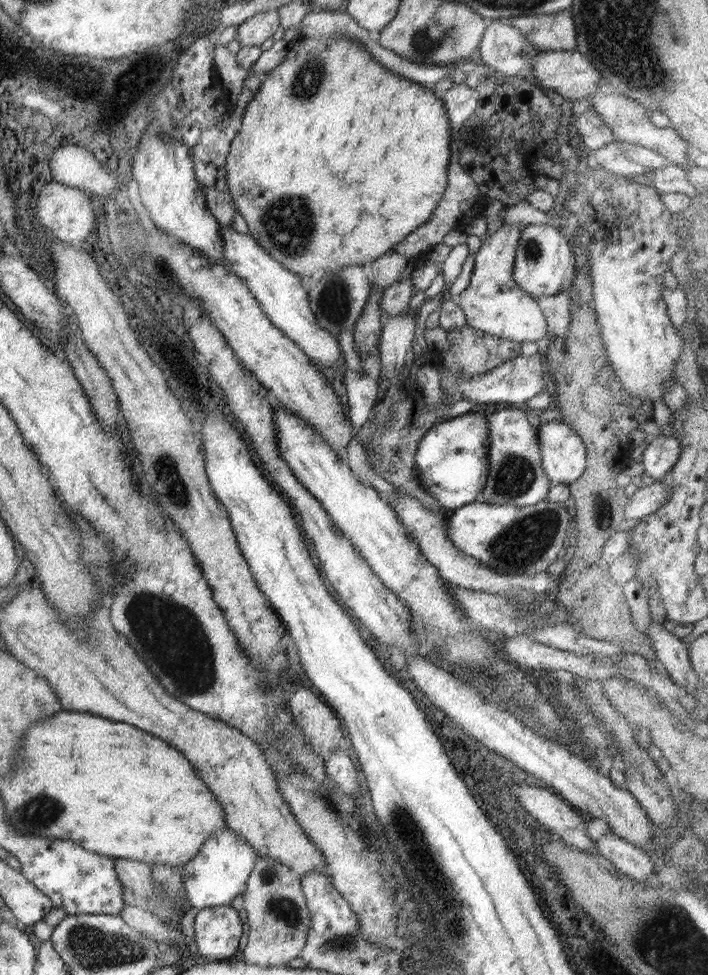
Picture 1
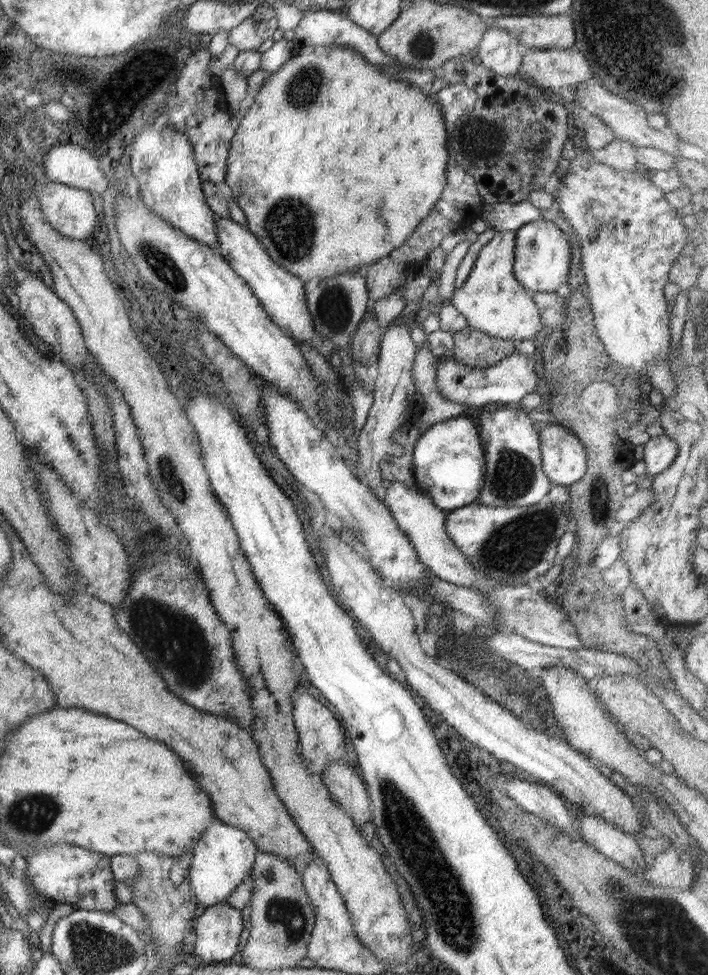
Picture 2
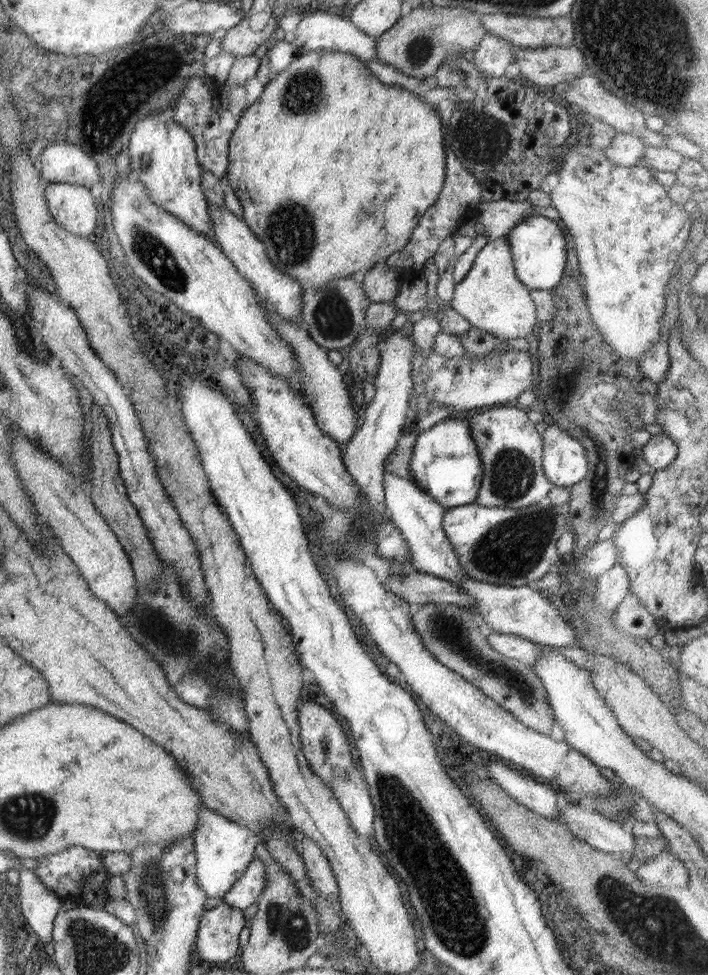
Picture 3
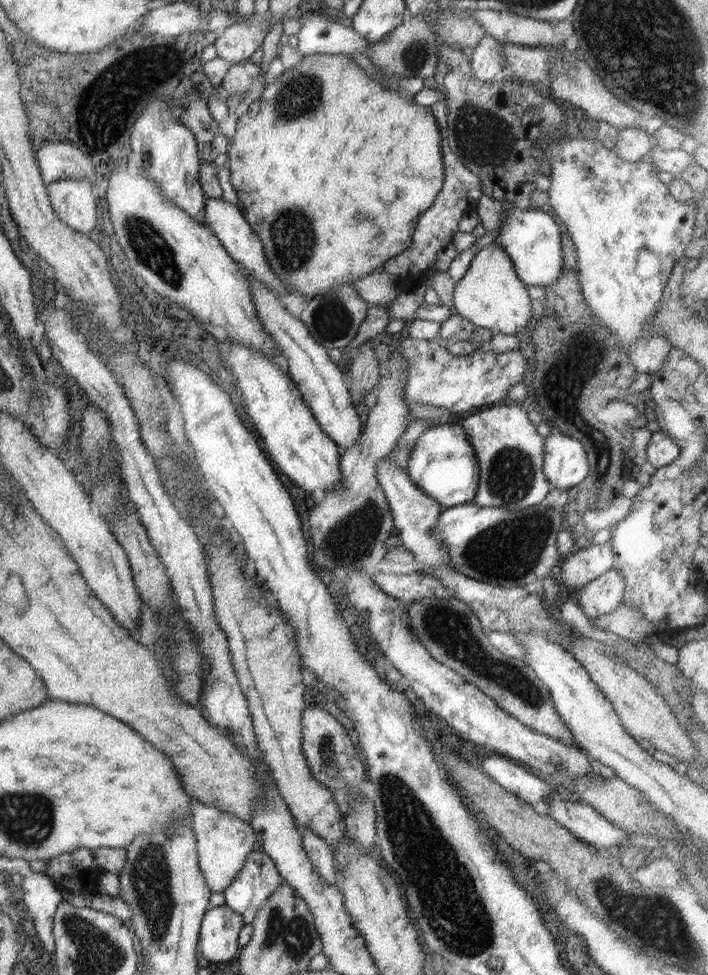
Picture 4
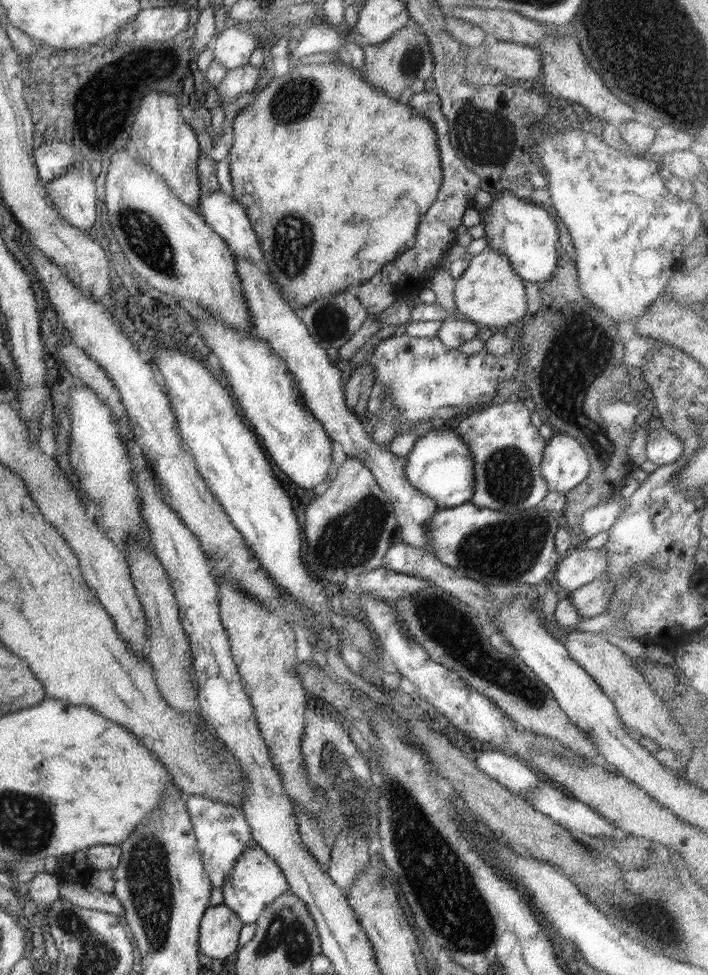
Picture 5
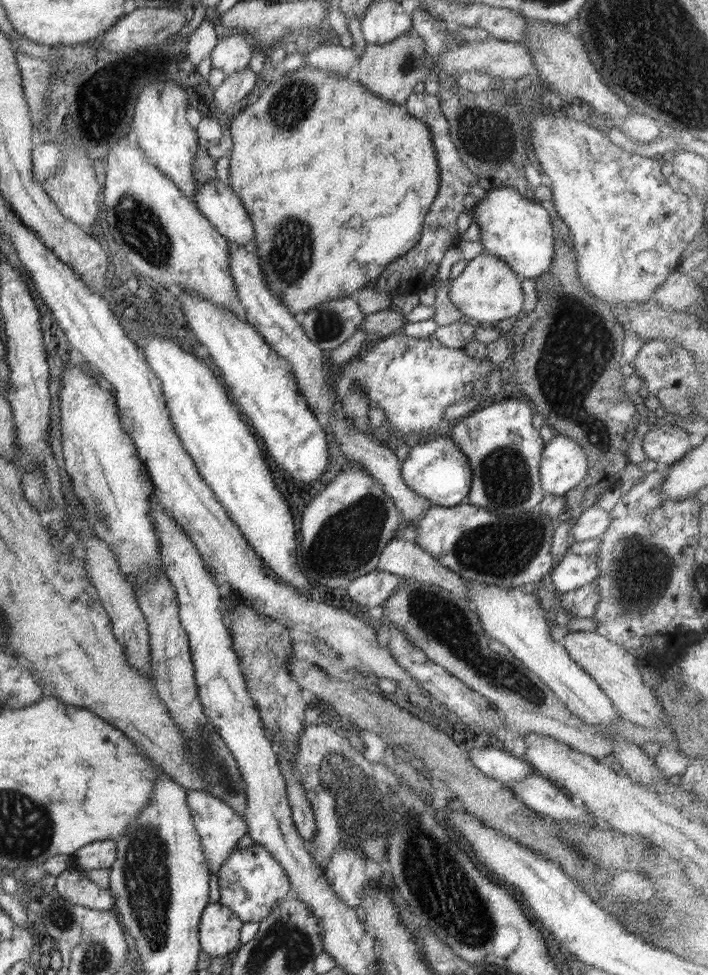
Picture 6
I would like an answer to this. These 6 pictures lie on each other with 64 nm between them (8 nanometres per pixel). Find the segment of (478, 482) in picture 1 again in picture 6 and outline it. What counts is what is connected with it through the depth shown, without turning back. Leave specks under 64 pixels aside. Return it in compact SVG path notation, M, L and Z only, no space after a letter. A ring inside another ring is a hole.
M446 429L424 436L410 447L407 459L401 464L404 483L418 496L423 496L432 505L453 507L467 500L472 484L472 469L468 459L454 444Z

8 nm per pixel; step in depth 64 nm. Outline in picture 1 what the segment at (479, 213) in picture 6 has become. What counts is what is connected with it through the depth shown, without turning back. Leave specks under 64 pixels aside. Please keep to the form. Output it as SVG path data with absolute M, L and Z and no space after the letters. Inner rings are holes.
M526 225L520 233L515 254L513 277L518 287L532 298L552 296L568 289L576 274L576 256L572 252L573 240L568 239L554 225Z

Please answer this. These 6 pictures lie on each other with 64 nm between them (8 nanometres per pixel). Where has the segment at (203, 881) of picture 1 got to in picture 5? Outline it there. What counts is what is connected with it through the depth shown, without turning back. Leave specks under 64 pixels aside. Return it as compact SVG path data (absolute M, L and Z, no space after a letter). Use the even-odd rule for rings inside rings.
M188 795L184 797L184 800L184 808L190 815L193 831L198 841L199 853L211 884L212 886L222 886L226 875L230 874L236 858L248 848L248 842L252 842L250 825L238 808L220 804L216 800L208 800L204 796Z

